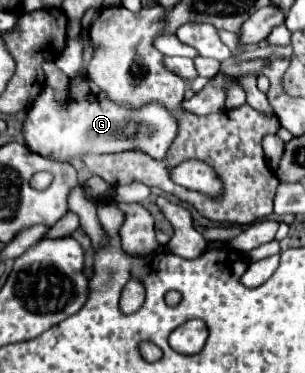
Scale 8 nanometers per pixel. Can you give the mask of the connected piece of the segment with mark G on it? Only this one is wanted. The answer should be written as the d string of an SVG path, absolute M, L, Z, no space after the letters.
M82 34L78 38L66 38L66 46L58 56L56 66L68 76L68 94L62 102L58 102L54 90L46 86L32 102L22 122L24 144L28 150L56 162L70 162L72 158L80 158L84 154L118 154L128 150L138 150L152 156L154 160L164 160L172 140L178 136L176 116L160 102L128 108L110 100L100 88L92 84L90 78L80 76L84 68L82 50Z

